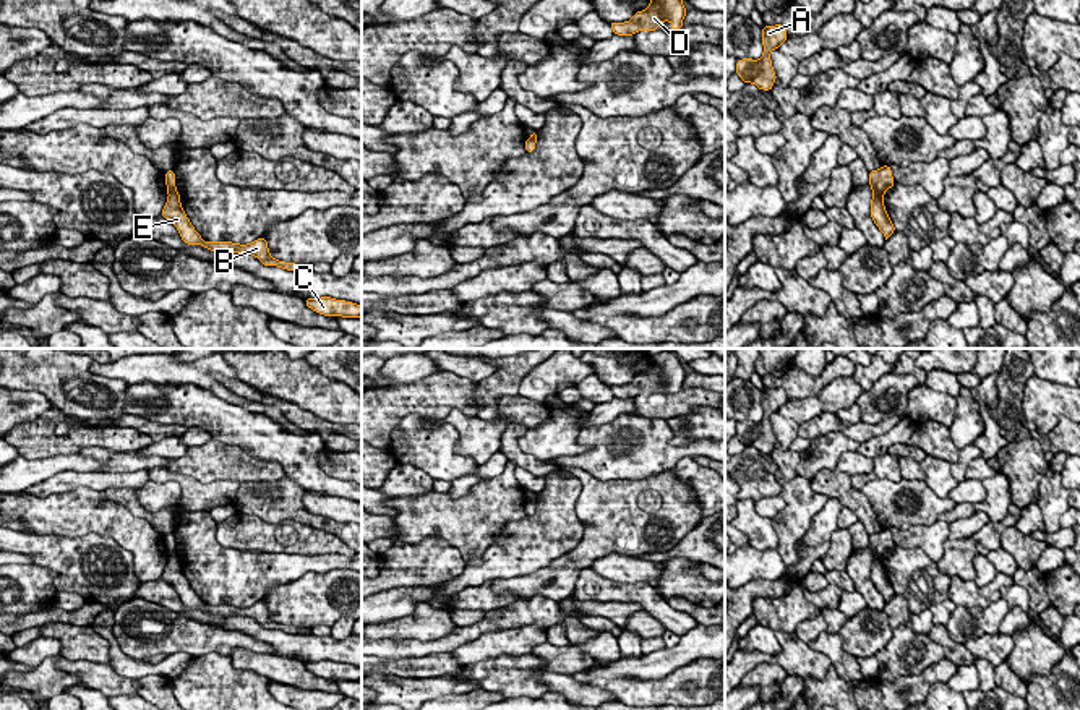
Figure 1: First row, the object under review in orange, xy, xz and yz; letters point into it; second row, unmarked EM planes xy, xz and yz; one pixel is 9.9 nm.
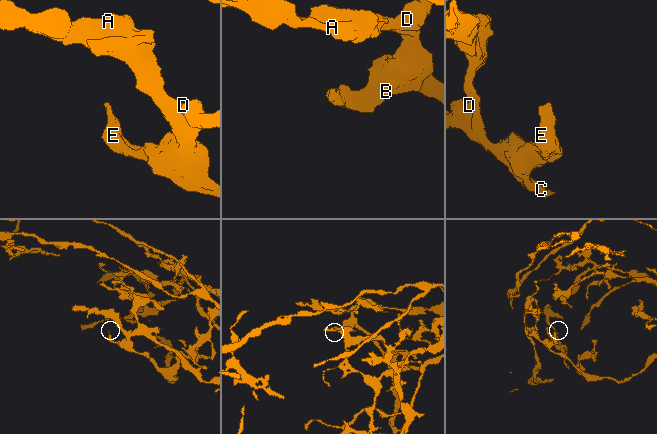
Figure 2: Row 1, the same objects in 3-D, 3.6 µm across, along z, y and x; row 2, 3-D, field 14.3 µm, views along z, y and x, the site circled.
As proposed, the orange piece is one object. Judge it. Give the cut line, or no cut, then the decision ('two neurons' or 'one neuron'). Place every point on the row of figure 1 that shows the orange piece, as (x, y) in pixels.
cut none; one neuron

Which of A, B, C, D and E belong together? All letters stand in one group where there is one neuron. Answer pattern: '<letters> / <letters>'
A B C D E

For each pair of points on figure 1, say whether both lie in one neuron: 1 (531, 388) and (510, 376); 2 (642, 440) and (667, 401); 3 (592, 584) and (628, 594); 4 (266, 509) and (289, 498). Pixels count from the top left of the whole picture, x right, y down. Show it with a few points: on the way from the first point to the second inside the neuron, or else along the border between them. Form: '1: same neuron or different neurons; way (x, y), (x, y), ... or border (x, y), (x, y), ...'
1: different neurons; border (537, 365), (521, 381), (518, 393)
2: different neurons; border (633, 412), (665, 420)
3: same neuron; way (600, 589), (620, 594)
4: same neuron; way (271, 509), (278, 509), (284, 503)

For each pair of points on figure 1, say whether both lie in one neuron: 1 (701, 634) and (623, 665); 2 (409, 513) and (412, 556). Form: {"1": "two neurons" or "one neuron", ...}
{"1": "one neuron", "2": "two neurons"}

